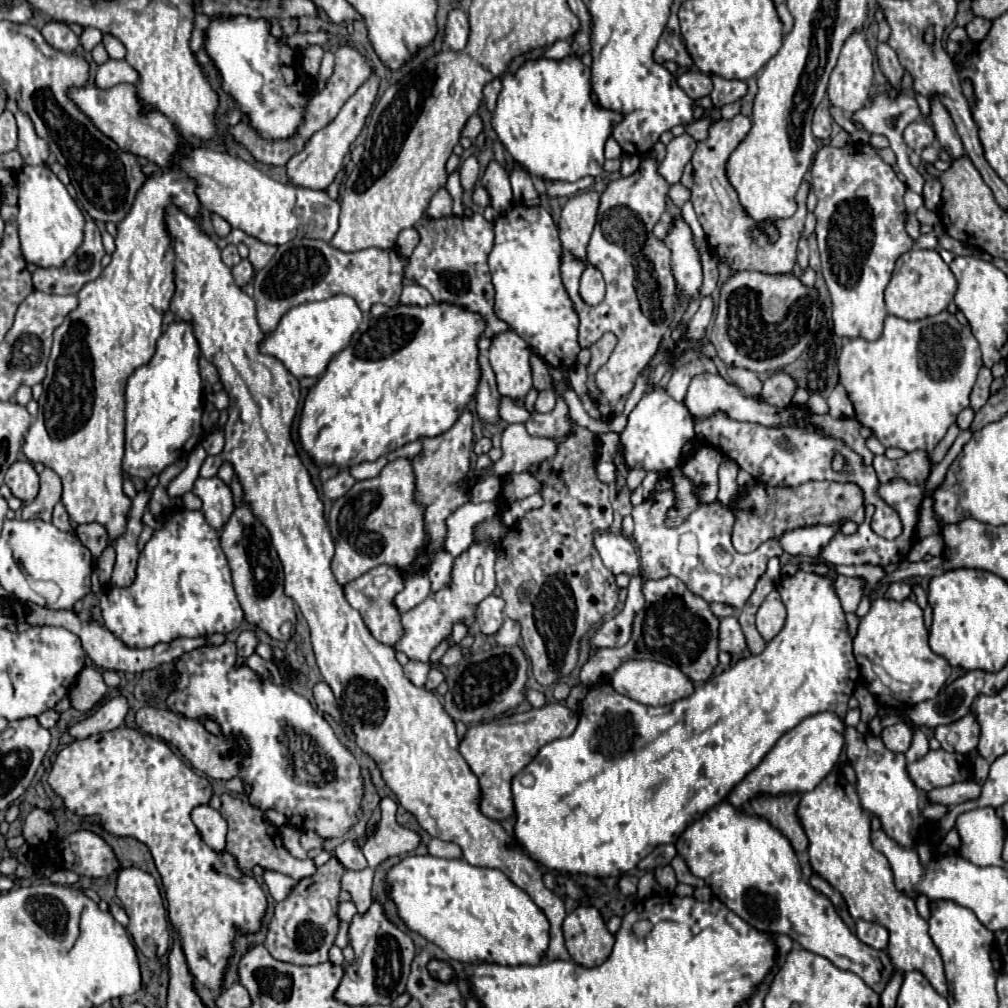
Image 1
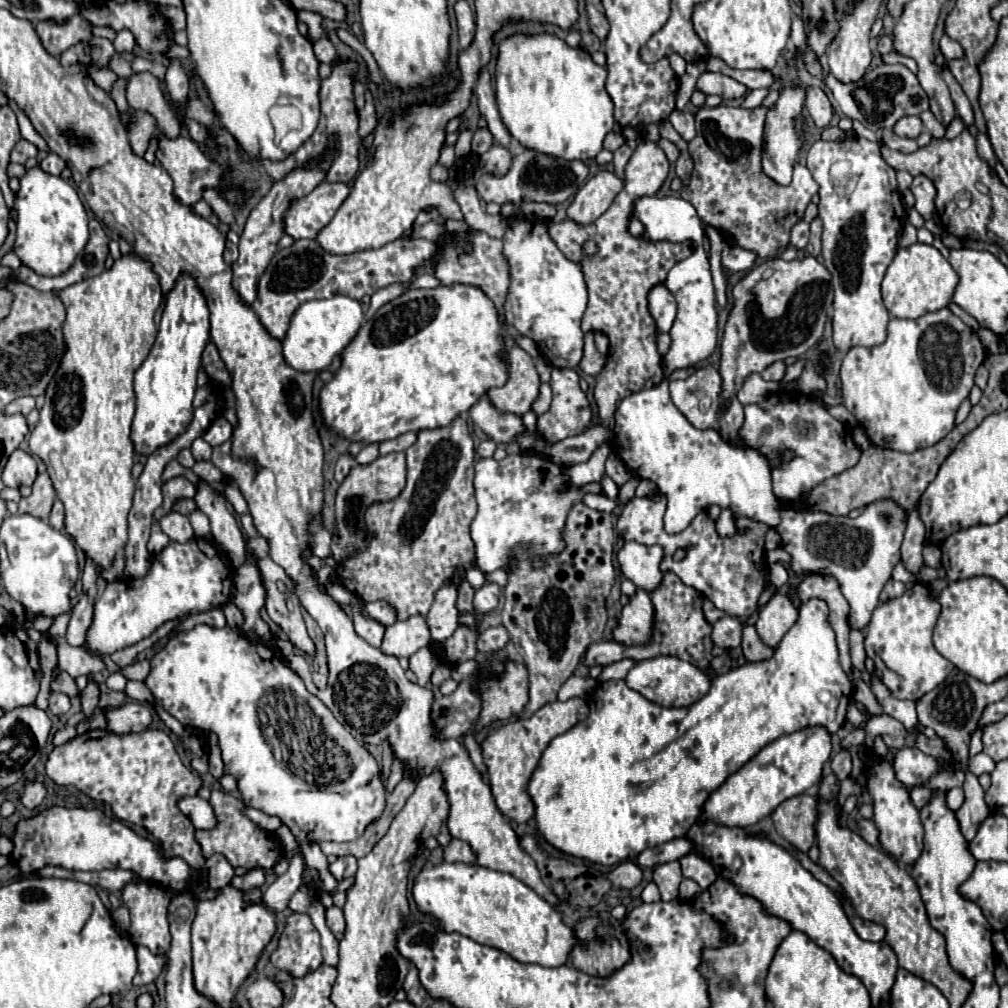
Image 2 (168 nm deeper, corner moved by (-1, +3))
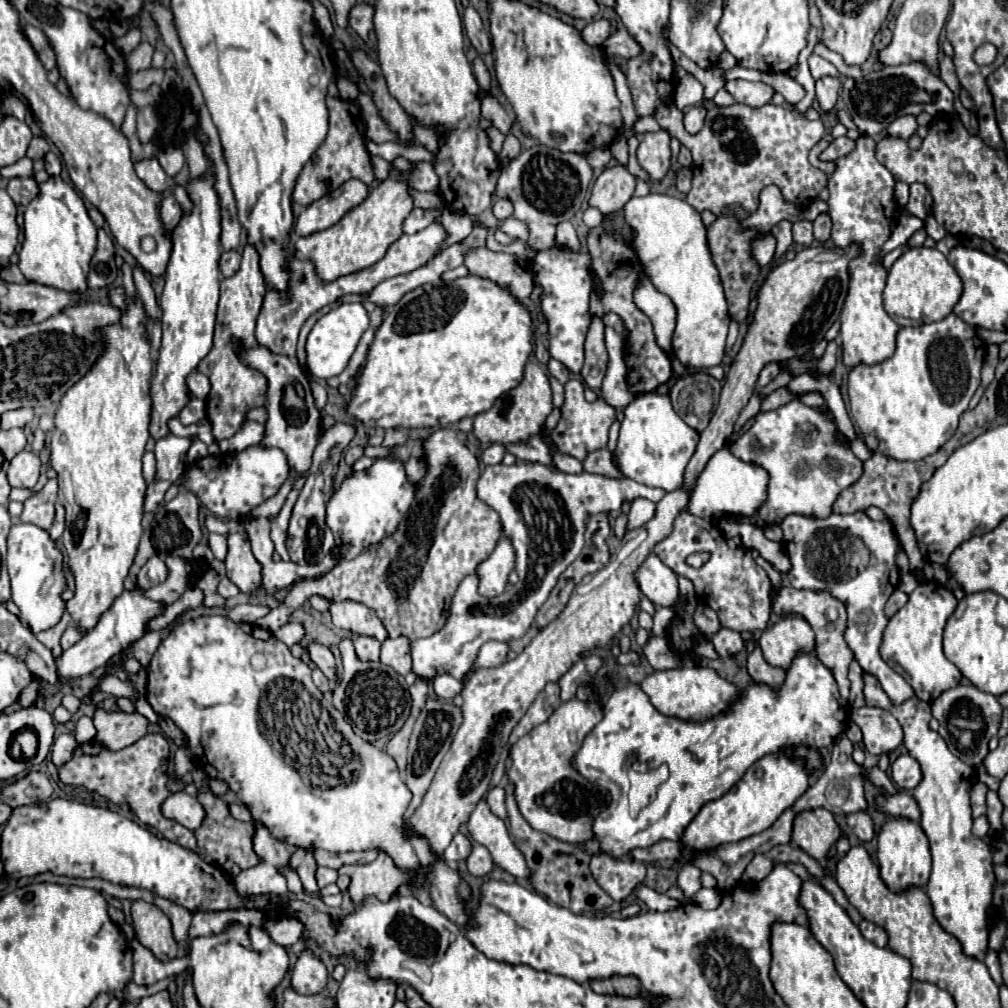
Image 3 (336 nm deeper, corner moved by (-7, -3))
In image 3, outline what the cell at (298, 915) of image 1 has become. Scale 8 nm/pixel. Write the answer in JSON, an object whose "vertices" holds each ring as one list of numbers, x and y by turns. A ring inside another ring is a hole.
{"vertices":[[304,949,296,961,296,965,292,967,292,987,294,991,298,991,300,995,314,995,314,993,322,993,324,985,326,985,326,965,322,963,322,959,310,951]]}

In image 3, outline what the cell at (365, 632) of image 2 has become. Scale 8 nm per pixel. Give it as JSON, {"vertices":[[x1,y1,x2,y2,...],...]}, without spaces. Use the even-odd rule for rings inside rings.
{"vertices":[[358,635,358,637,354,639,354,647,356,647,356,655,360,655,360,659,378,661,382,643,380,643,378,639,372,639,372,637,364,637,364,635]]}

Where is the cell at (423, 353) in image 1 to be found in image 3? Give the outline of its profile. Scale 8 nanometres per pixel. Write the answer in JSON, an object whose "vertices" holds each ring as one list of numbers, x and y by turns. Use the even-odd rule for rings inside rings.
{"vertices":[[462,277,450,283,438,281,438,283,426,283,410,293,406,293,392,309,390,313,384,317,382,325,376,329,376,337,368,347,368,355,366,355,366,363,360,369,360,375,356,379,356,387,350,391,350,401,346,403,346,413,358,421,362,421,366,427,372,429,420,429,420,427,446,427,452,423,458,423,464,417,476,417,478,413,490,409,494,405,494,401,514,389,524,373,524,365,528,361,528,355,532,351,532,319,528,315,528,311,500,285,482,279,482,277]]}

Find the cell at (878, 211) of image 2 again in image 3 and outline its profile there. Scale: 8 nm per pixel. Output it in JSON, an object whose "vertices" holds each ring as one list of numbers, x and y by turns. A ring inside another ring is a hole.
{"vertices":[[862,135,856,141,856,149,834,161,836,169,828,175,828,215,832,219,832,241,836,247,848,247,856,243,860,247,858,257,850,261,850,287,840,313,840,339,842,357,846,367,856,363,882,363,896,349,898,325,890,319,882,305,882,291,886,285,886,267,882,265,882,245,890,239,892,227,898,217,898,203,894,199,894,177,876,159,876,141]]}

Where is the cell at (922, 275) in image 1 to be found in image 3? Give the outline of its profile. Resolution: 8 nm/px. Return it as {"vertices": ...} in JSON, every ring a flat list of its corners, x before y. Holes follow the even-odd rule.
{"vertices":[[912,247,888,271,884,289,884,309,894,319,910,319,914,323,932,323,948,317,962,295,962,281,956,269,938,249]]}

